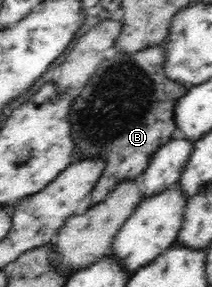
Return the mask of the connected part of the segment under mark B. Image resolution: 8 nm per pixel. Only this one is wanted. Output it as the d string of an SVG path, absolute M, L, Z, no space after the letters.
M163 44L135 53L113 52L103 60L83 88L76 92L69 111L72 138L75 142L75 160L100 157L105 162L104 170L83 205L83 208L97 205L119 183L135 178L149 165L153 154L176 136L174 108L177 101L187 94L188 87L169 79L164 72L166 55Z

